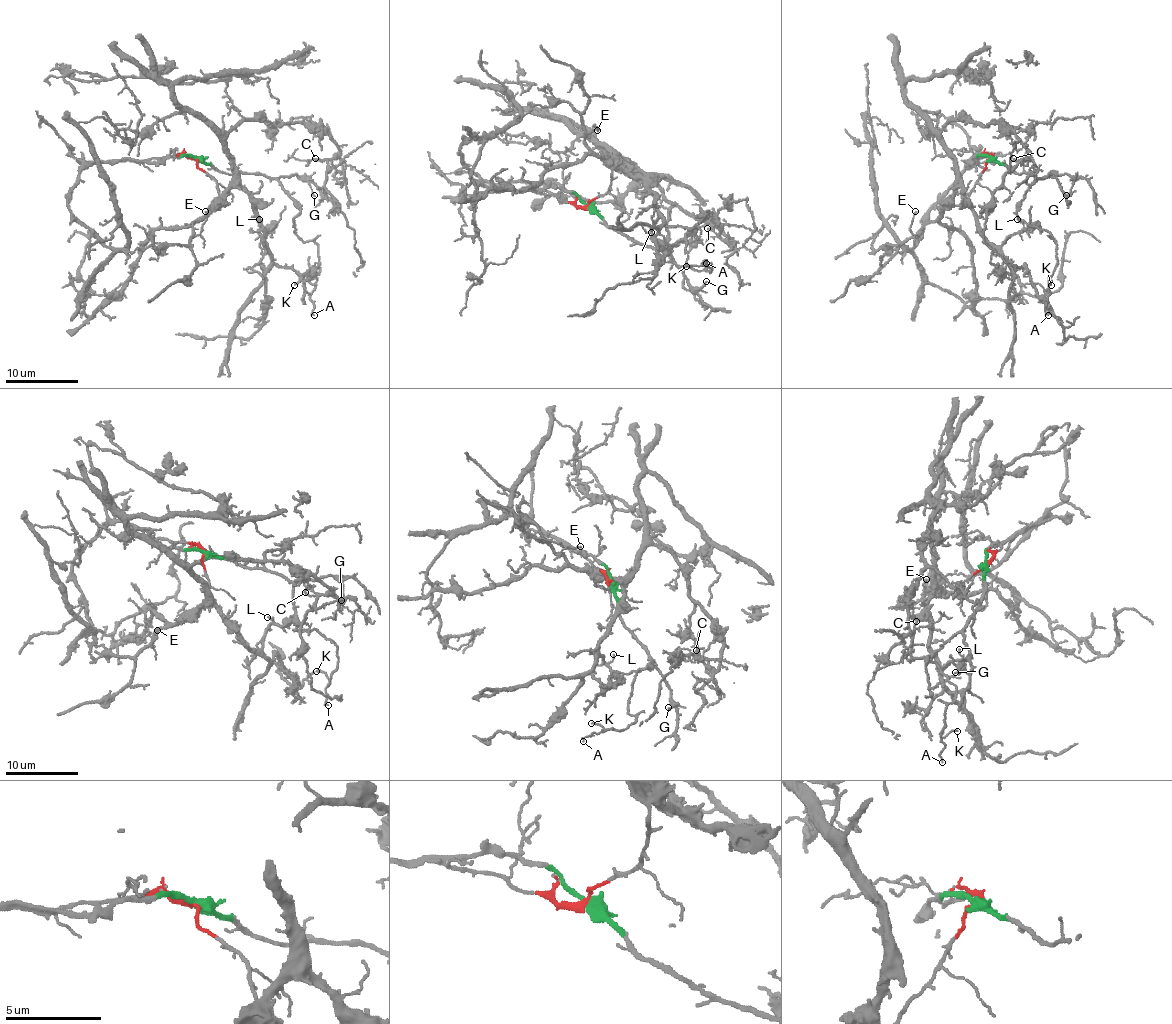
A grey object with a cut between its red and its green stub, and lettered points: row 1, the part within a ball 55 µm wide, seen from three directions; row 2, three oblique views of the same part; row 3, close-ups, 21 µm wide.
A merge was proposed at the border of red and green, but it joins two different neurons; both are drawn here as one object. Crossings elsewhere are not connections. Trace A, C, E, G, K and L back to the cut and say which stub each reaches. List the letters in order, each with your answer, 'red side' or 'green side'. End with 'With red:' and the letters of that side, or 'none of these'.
A: green side
C: red side
E: red side
G: green side
K: green side
L: red side
With red: C, E, L

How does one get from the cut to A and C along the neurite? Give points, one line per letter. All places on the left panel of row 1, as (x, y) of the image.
A: (195, 159), (219, 172), (276, 179), (299, 210), (294, 232), (318, 247), (320, 270), (310, 296), (314, 314)
C: (195, 159), (217, 184), (221, 204), (232, 179), (226, 135), (245, 120), (318, 124), (338, 151), (316, 159)

